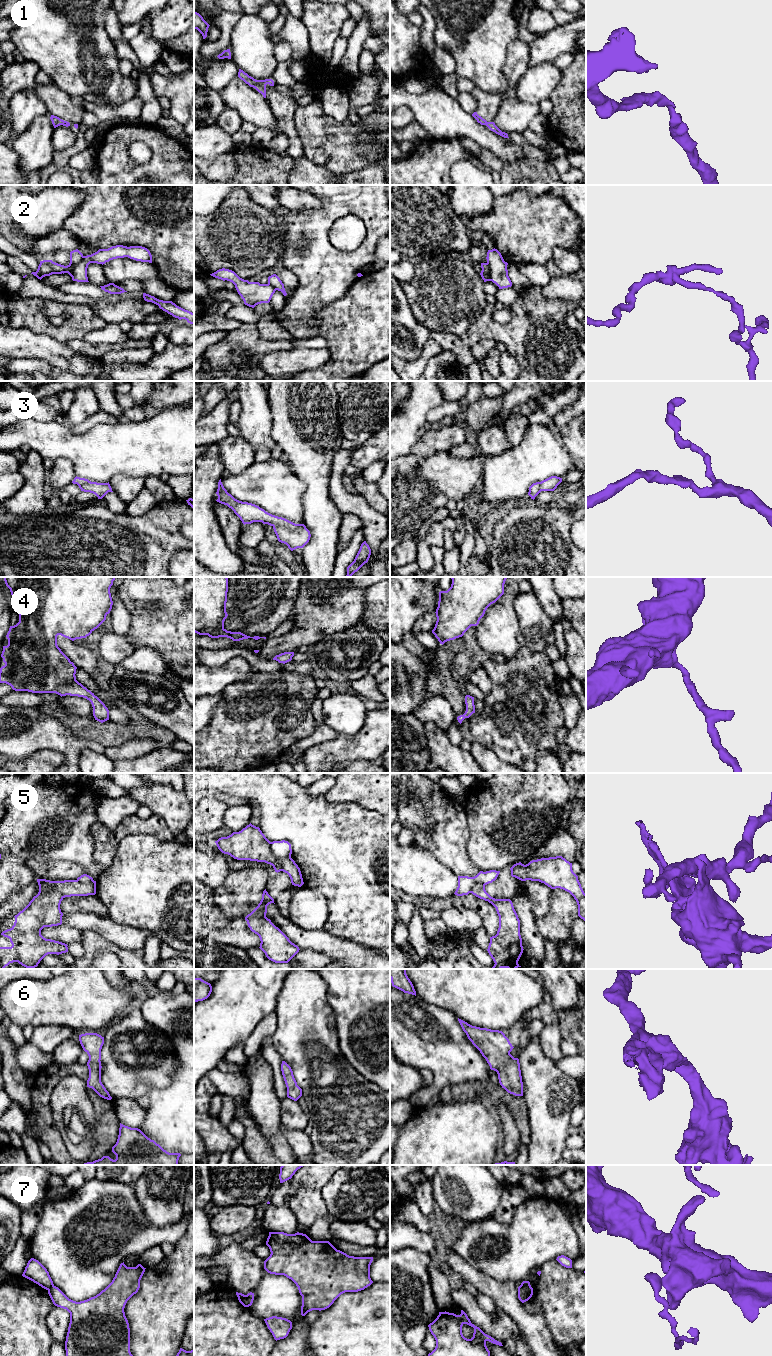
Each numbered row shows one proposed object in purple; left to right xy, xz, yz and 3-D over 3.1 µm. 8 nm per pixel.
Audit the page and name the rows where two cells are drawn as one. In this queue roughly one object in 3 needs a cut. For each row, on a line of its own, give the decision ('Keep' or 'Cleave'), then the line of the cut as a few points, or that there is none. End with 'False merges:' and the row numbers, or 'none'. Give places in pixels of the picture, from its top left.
1: Keep. No split
2: Cleave. Split along xy (84, 256), (74, 266), (71, 276)
3: Keep. No split
4: Keep. No split
5: Cleave. Split along xz (270, 842), (270, 850), (277, 858), (290, 857)
6: Keep. No split
7: Cleave. Split along xz (245, 1295), (248, 1306)
False merges: 2, 5, 7

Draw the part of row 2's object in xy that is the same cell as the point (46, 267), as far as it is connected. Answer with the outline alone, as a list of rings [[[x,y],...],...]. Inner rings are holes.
[[[76,249],[70,252],[70,263],[67,266],[55,263],[52,260],[43,260],[40,261],[37,271],[31,274],[40,280],[45,276],[62,273],[68,273],[72,277],[74,266],[77,265],[83,257],[83,254]]]

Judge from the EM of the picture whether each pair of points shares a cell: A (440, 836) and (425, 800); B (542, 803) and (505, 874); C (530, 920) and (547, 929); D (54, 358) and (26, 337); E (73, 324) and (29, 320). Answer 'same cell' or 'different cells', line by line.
A: same cell
B: different cells
C: different cells
D: same cell
E: same cell

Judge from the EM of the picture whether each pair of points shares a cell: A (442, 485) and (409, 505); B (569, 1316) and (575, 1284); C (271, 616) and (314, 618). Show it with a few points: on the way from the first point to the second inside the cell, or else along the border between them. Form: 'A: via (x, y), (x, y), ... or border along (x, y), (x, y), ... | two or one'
A: via (434, 485), (428, 490), (424, 490), (417, 497) | one
B: via (574, 1308), (574, 1292) | one
C: border along (299, 591), (291, 613) | two

